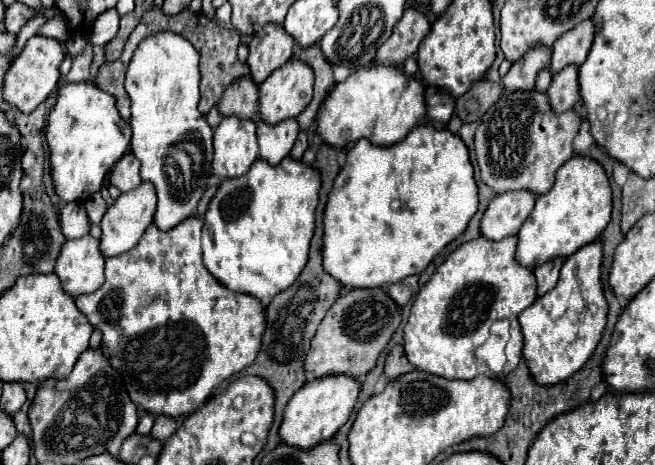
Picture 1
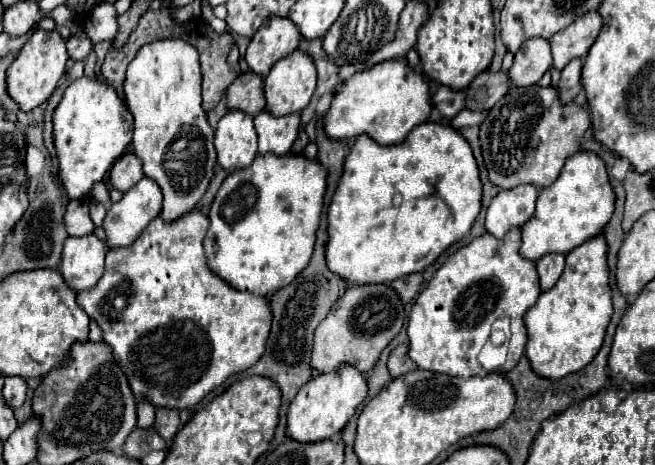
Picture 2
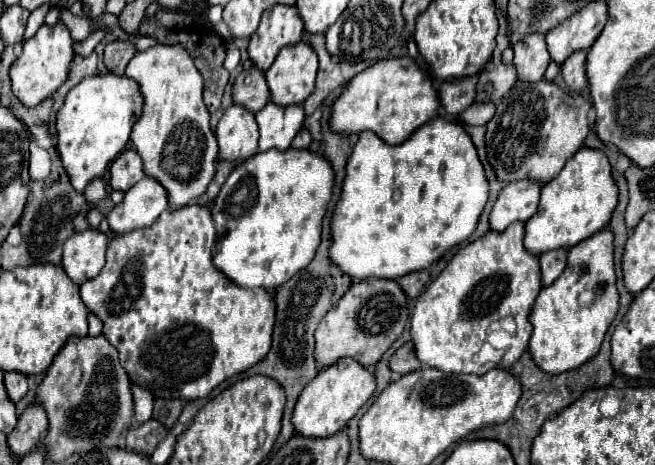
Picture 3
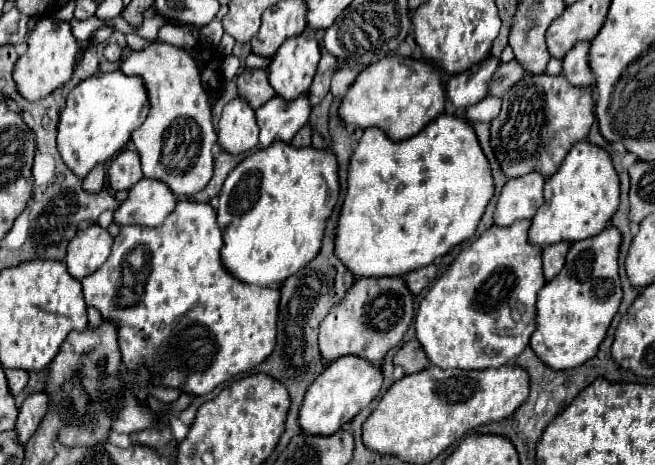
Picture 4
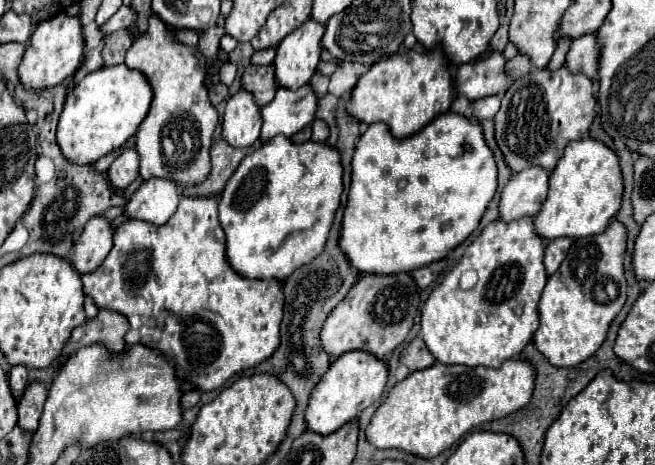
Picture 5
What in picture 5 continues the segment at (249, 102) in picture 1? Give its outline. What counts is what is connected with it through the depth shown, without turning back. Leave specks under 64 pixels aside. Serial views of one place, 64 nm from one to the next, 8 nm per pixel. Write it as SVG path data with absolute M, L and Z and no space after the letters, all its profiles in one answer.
M248 66L242 74L242 88L252 92L258 106L264 106L276 94L276 78L272 66Z

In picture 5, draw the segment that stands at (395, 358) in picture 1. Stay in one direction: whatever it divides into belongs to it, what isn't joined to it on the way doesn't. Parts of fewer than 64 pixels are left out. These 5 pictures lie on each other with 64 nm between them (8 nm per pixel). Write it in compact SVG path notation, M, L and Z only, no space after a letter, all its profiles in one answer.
M418 336L404 348L404 352L400 354L400 362L406 364L410 368L410 372L414 372L414 370L424 370L424 368L436 364L436 358L430 356L424 340L420 340L420 336Z

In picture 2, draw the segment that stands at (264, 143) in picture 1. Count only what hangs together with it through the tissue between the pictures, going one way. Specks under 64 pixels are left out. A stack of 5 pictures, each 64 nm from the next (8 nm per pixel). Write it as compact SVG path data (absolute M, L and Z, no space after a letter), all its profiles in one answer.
M260 112L254 116L254 126L258 132L258 144L260 144L260 154L274 152L278 156L290 152L292 142L298 136L300 130L300 114L294 112L292 116L282 116L274 118L268 116L268 112Z

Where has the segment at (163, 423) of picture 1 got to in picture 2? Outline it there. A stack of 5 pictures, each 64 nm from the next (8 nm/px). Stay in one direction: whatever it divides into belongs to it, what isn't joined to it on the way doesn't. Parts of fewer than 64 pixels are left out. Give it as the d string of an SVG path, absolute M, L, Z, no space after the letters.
M156 408L153 427L160 432L164 440L170 440L178 432L178 426L180 426L180 418L176 408Z

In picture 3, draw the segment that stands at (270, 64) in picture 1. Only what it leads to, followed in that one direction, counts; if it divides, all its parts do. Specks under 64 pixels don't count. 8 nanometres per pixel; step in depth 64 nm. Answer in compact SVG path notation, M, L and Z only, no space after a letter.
M278 4L276 8L270 8L268 12L264 12L256 34L250 40L248 46L250 60L254 62L256 68L268 70L278 50L282 46L300 42L302 32L304 24L300 24L300 16L296 16L294 6Z

